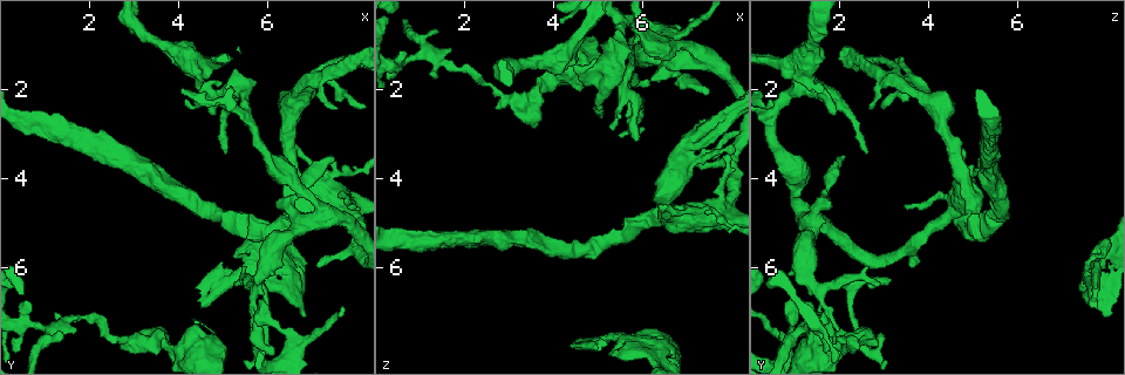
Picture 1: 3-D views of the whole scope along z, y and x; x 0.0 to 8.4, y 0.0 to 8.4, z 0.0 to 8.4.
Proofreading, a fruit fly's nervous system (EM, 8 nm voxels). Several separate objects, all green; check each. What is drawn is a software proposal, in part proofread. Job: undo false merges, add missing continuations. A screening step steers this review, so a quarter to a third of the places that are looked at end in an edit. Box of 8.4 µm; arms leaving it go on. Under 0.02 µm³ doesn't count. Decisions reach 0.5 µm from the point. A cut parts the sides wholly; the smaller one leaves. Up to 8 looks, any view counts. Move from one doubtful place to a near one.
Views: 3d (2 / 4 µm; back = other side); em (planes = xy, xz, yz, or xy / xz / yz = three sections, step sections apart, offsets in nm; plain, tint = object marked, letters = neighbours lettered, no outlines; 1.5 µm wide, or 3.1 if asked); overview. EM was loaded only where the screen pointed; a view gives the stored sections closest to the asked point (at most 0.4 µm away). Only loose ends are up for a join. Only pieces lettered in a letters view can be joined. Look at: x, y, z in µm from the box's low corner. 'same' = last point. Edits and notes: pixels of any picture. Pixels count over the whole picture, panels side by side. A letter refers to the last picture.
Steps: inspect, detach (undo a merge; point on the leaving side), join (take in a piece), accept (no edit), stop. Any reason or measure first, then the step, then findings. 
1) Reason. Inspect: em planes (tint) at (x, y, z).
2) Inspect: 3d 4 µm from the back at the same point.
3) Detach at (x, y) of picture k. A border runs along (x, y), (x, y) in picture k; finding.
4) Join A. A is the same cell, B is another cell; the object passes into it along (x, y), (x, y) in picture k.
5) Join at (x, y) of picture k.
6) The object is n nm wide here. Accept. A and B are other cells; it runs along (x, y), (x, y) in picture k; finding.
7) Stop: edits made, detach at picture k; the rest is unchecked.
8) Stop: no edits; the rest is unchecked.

Inspect: em yz step 8 (letters) at (3.50, 7.75, 2.90).

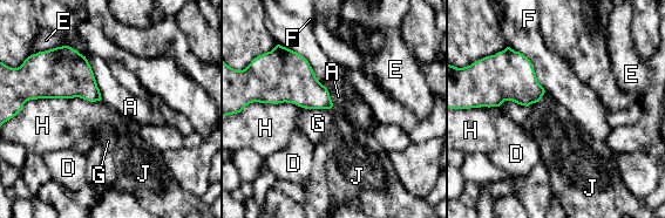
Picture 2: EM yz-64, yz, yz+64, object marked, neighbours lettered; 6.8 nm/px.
Cut it another way. Inspect: em planes (letters) at the same point.

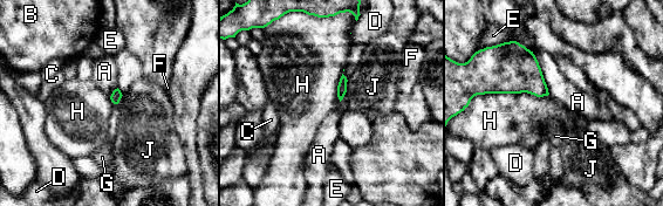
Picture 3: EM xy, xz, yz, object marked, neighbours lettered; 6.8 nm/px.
The longest contact is with H, 500 nm. Accept. A, B, C, D, E, F, G, H and J are other cells; no lettered piece goes on from it.

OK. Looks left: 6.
Sharp bend. Inspect: 3d 4 µm at (5.75, 6.45, 1.45).

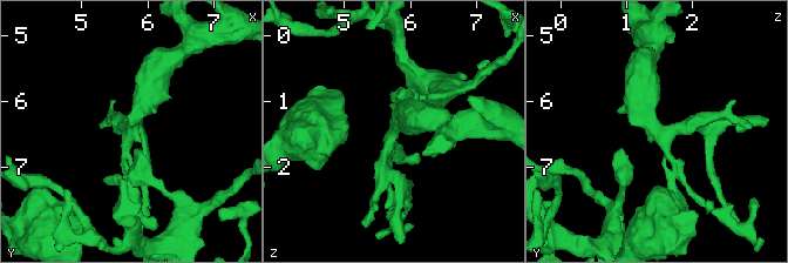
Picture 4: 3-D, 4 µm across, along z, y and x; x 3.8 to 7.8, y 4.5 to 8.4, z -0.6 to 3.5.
4 arms meet here; now the EM. Inspect: em planes (letters) at (5.75, 6.45, 1.45).

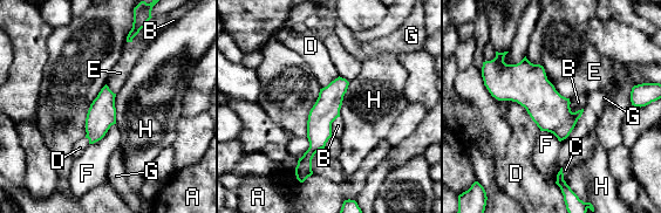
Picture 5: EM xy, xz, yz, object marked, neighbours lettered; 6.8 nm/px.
The object is 180 nm wide here. Accept. A, B, C, D, E, F, G and H are other cells; a border runs along (349, 82), (339, 116) in picture 5; all the same cell.

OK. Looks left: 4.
Free end. Inspect: em planes (letters) at (7.55, 2.45, 2.70).

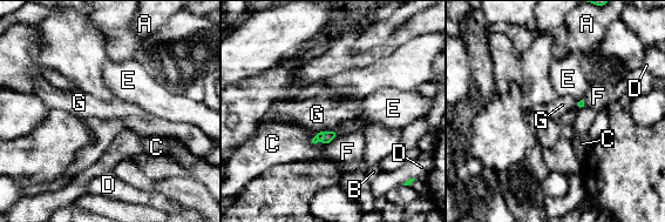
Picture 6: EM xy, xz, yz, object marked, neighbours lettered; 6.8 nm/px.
Accept. A, B, C, D, E, F and G are other cells; a border runs along (336, 135), (327, 143) in picture 6; no lettered piece goes on from it.

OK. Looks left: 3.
Stop: no edits; the rest is unchecked.

